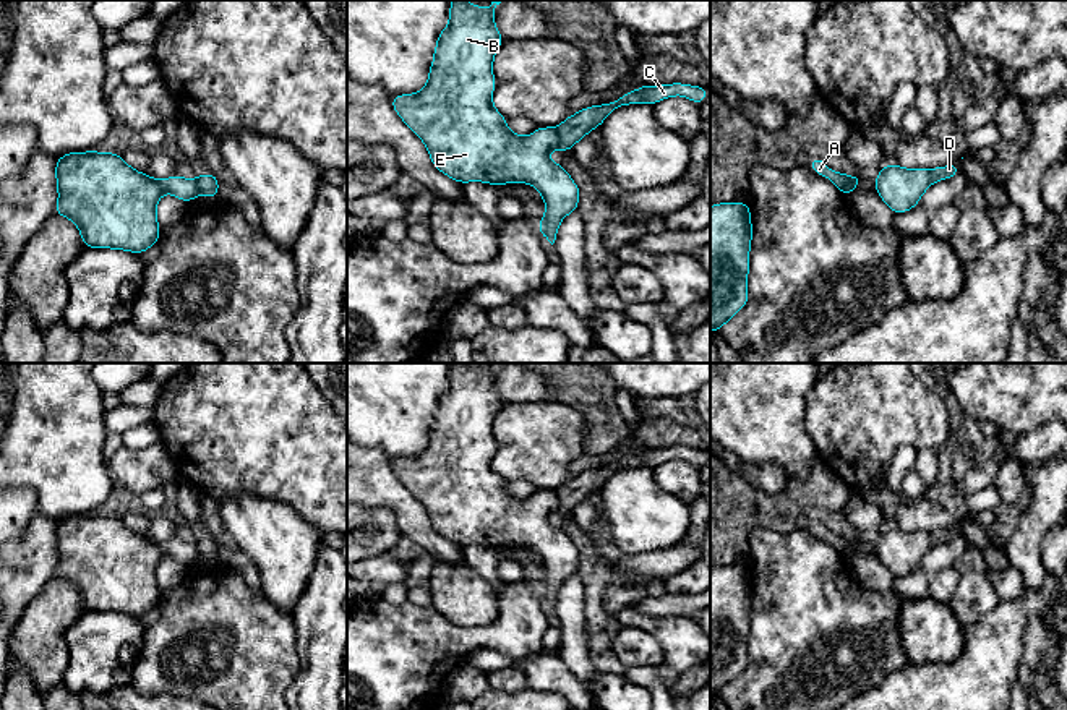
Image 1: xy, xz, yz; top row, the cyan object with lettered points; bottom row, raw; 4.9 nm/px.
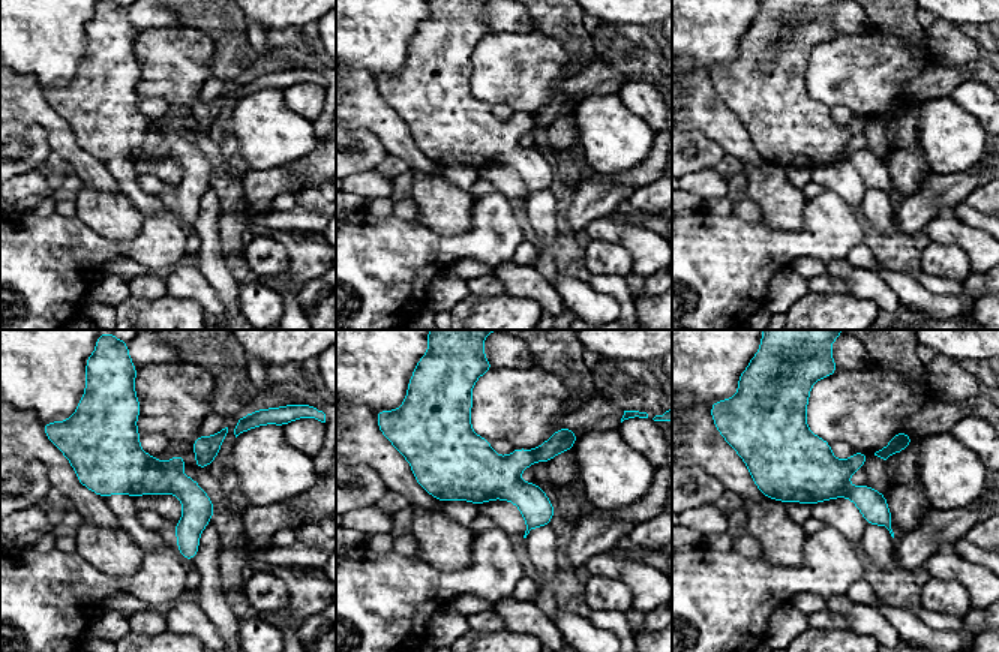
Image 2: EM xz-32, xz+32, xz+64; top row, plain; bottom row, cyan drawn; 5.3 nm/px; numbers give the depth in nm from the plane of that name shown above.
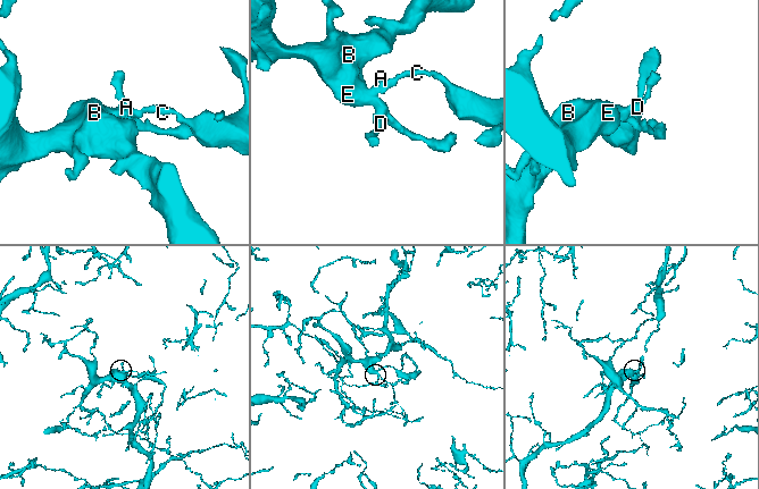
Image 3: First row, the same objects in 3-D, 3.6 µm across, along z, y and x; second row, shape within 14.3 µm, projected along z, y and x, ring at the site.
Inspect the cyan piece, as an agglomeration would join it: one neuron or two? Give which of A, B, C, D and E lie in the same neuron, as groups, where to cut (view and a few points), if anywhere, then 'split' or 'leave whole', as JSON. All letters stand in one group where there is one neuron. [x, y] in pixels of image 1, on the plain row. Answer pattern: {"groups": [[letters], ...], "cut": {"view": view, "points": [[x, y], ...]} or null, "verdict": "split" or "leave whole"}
{"groups": [["A", "C"], ["B", "D", "E"]], "cut": {"view": "xz", "points": [[553, 491], [558, 500], [558, 509]]}, "verdict": "split"}

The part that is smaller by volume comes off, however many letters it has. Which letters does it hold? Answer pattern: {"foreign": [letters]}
{"foreign": ["A", "C"]}

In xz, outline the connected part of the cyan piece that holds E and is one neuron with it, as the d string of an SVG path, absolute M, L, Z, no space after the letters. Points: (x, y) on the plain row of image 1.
M452 363L449 387L438 397L428 446L415 457L391 459L391 465L402 485L428 511L433 528L446 540L462 548L534 548L546 567L545 579L537 588L540 598L553 608L559 585L577 572L581 553L561 527L548 522L548 515L559 507L555 491L538 490L532 498L519 499L493 470L493 421L504 405L495 391L495 371L499 366L491 363L490 370L480 371L467 363Z

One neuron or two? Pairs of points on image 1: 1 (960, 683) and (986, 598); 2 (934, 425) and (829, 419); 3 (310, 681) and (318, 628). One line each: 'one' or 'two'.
1: two
2: one
3: one

